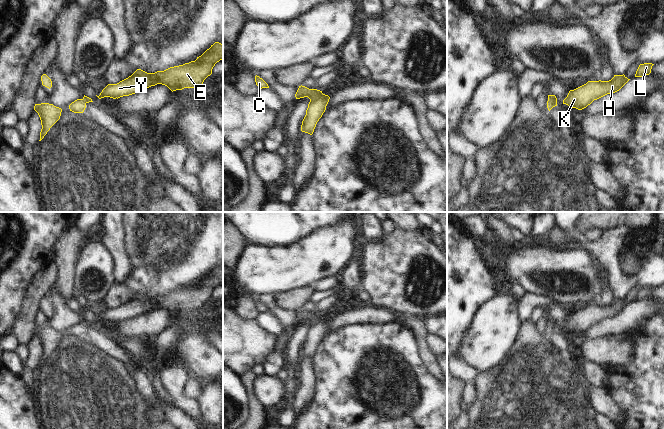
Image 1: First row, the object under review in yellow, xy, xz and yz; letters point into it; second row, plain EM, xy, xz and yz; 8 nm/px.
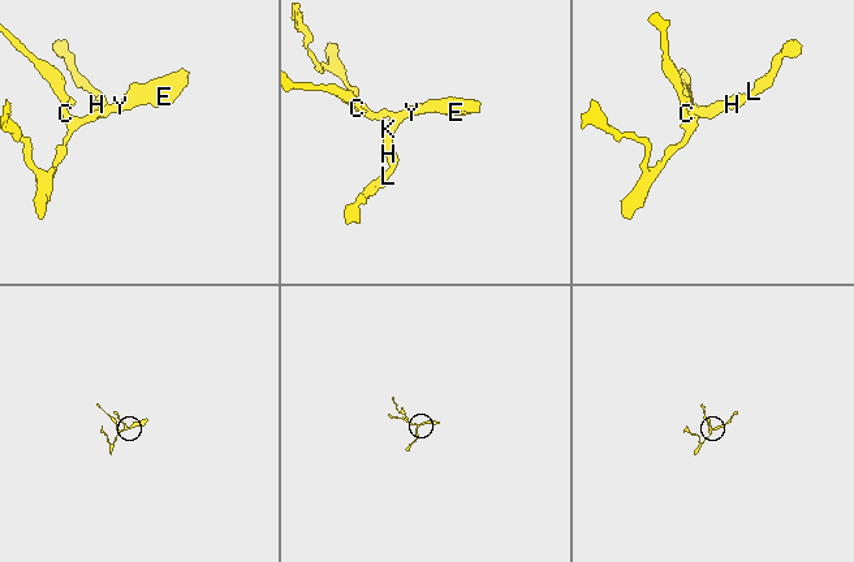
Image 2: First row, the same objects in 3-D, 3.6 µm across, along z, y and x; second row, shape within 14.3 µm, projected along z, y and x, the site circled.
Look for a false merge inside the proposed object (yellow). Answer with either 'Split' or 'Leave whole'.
Leave whole

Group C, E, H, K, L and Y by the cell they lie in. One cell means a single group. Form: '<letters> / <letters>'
C E H K L Y

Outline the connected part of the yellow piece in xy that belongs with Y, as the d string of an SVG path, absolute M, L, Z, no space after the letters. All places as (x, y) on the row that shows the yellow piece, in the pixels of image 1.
M215 42L195 61L170 67L164 71L147 73L137 69L131 76L117 84L108 84L97 96L118 99L143 91L151 86L162 84L172 92L184 88L198 88L212 74L217 62L223 59L223 45Z

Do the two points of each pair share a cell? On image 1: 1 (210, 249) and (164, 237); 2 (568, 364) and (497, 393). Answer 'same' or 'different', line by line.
1: same
2: same

